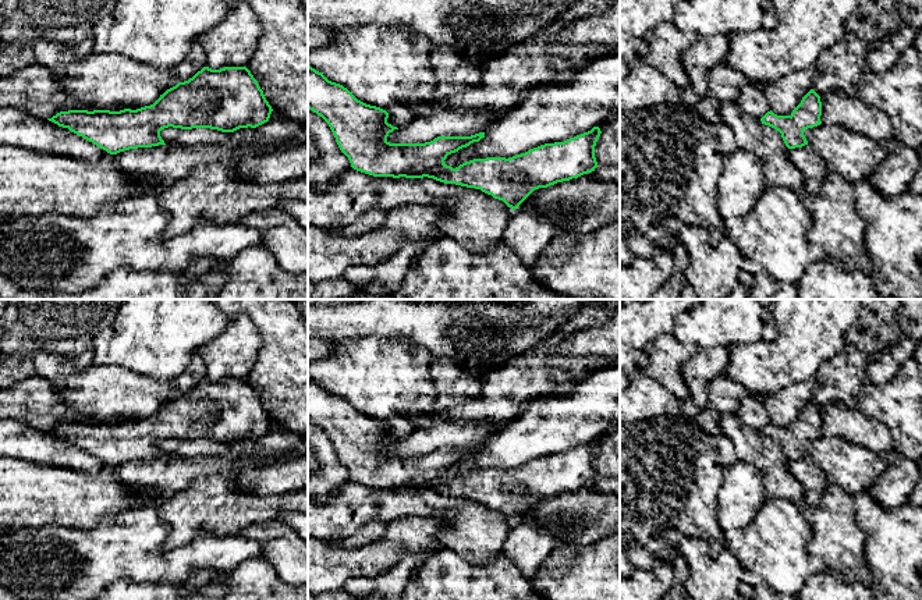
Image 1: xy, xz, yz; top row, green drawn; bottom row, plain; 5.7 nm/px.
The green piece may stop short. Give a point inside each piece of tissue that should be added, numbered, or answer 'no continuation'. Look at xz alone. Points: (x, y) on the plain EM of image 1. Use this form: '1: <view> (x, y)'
no continuation

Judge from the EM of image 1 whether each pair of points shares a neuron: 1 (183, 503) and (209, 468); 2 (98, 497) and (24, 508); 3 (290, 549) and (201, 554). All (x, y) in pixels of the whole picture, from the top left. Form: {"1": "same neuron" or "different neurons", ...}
{"1": "different neurons", "2": "same neuron", "3": "different neurons"}

